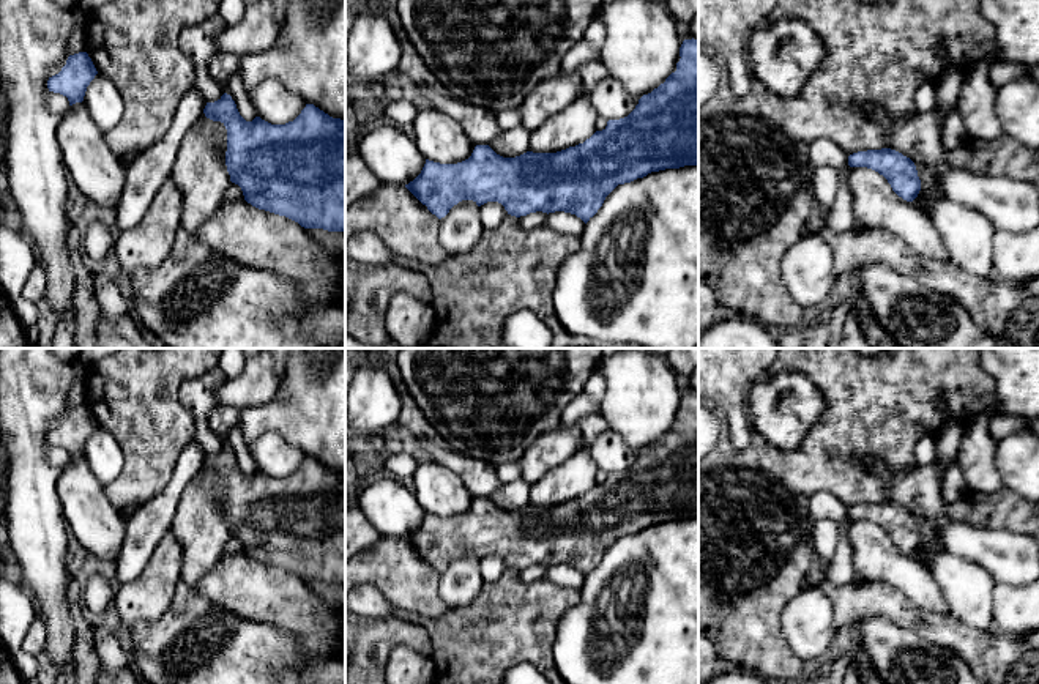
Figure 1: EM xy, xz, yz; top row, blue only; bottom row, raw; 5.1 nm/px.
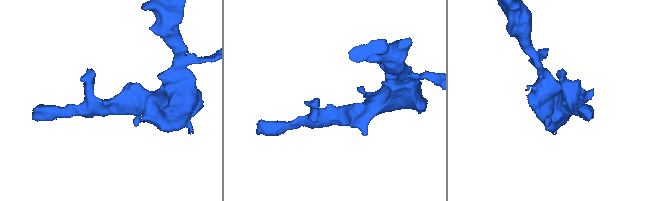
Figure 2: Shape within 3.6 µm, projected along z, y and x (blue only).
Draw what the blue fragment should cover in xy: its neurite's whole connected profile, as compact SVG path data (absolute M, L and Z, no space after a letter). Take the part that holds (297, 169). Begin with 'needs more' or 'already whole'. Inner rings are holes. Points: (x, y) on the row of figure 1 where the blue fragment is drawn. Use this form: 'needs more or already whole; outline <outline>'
already whole; outline M227 93L214 102L207 102L203 113L227 129L227 172L230 181L241 188L248 203L285 216L304 229L345 232L345 120L333 118L314 104L306 104L301 113L285 125L271 125L260 117L246 121Z

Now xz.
already whole; outline M684 39L680 61L664 84L639 99L635 109L624 118L609 120L602 131L575 147L557 153L527 151L516 158L503 158L489 145L476 145L471 156L457 164L440 164L426 159L421 173L405 188L438 219L462 200L473 200L478 206L498 202L508 214L520 217L530 213L564 211L575 214L585 224L598 213L605 197L618 186L643 178L651 172L680 169L698 164L698 41Z

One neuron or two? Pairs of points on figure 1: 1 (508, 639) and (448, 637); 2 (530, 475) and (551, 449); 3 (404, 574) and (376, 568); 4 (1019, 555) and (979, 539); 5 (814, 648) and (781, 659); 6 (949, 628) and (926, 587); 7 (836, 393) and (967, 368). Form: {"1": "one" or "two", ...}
{"1": "one", "2": "one", "3": "one", "4": "one", "5": "two", "6": "two", "7": "one"}

